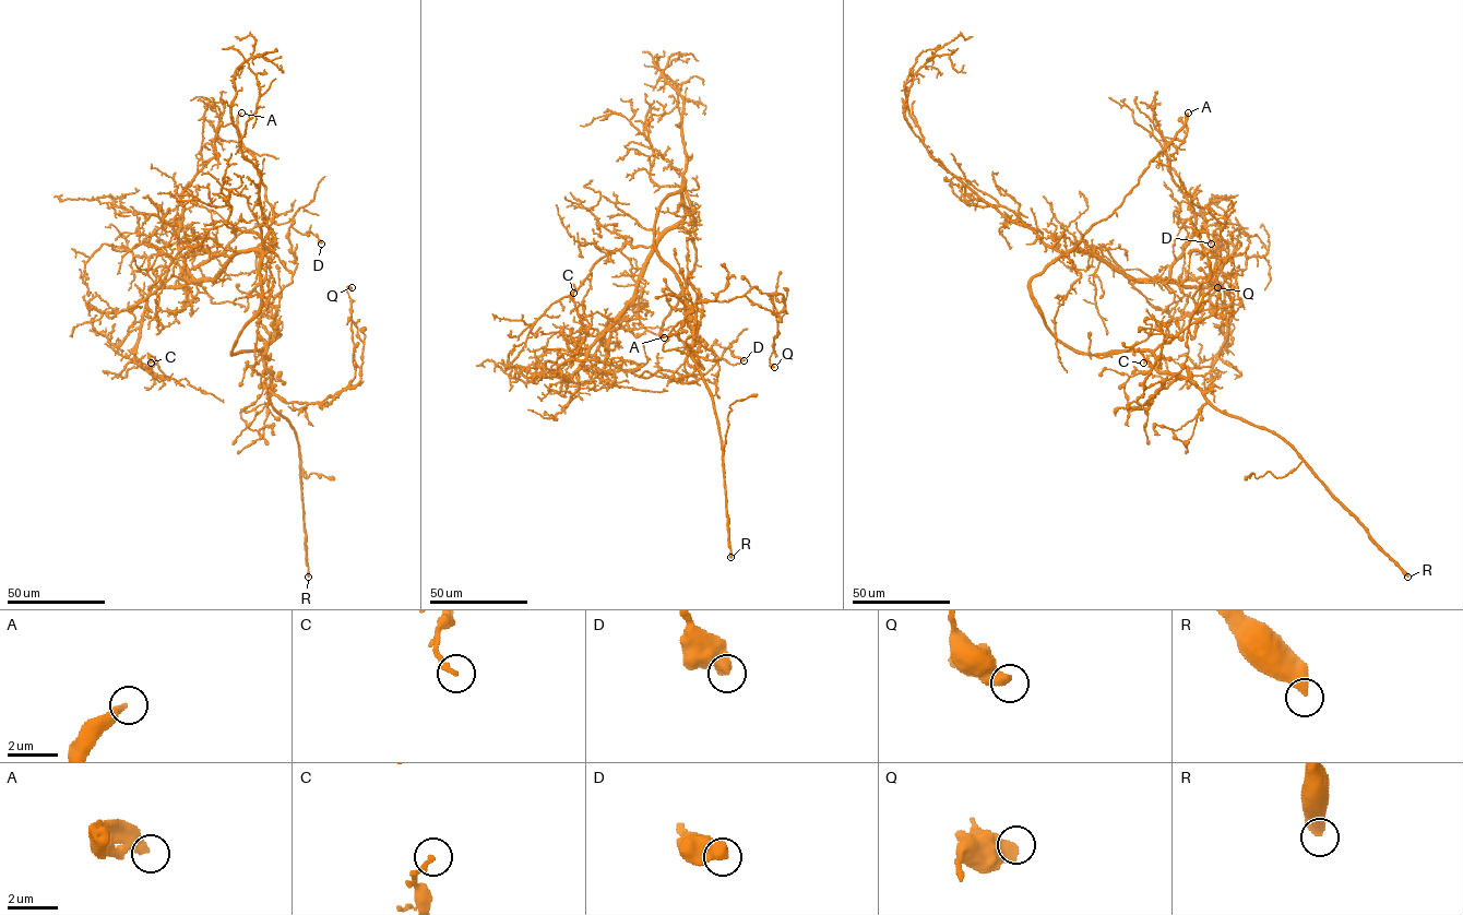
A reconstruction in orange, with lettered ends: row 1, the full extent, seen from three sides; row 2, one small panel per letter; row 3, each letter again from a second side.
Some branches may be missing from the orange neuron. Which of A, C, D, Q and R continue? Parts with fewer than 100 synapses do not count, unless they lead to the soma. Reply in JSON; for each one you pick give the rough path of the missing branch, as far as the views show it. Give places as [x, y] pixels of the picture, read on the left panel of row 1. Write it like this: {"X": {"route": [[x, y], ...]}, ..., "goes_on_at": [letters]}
{"A": {"route": [[241, 113], [250, 96], [250, 76], [240, 67]]}, "goes_on_at": ["A", "R"]}

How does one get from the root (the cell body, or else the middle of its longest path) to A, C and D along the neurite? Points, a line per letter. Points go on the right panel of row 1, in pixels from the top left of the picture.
A: (1045, 321), (1030, 281), (1078, 248), (1093, 225), (1111, 215), (1184, 126), (1188, 113)
C: (1045, 321), (1030, 281), (1072, 250), (1223, 288), (1230, 320), (1208, 372), (1143, 363)
D: (1045, 321), (1083, 353), (1155, 351), (1187, 328), (1193, 295), (1210, 276), (1194, 227), (1211, 244)

